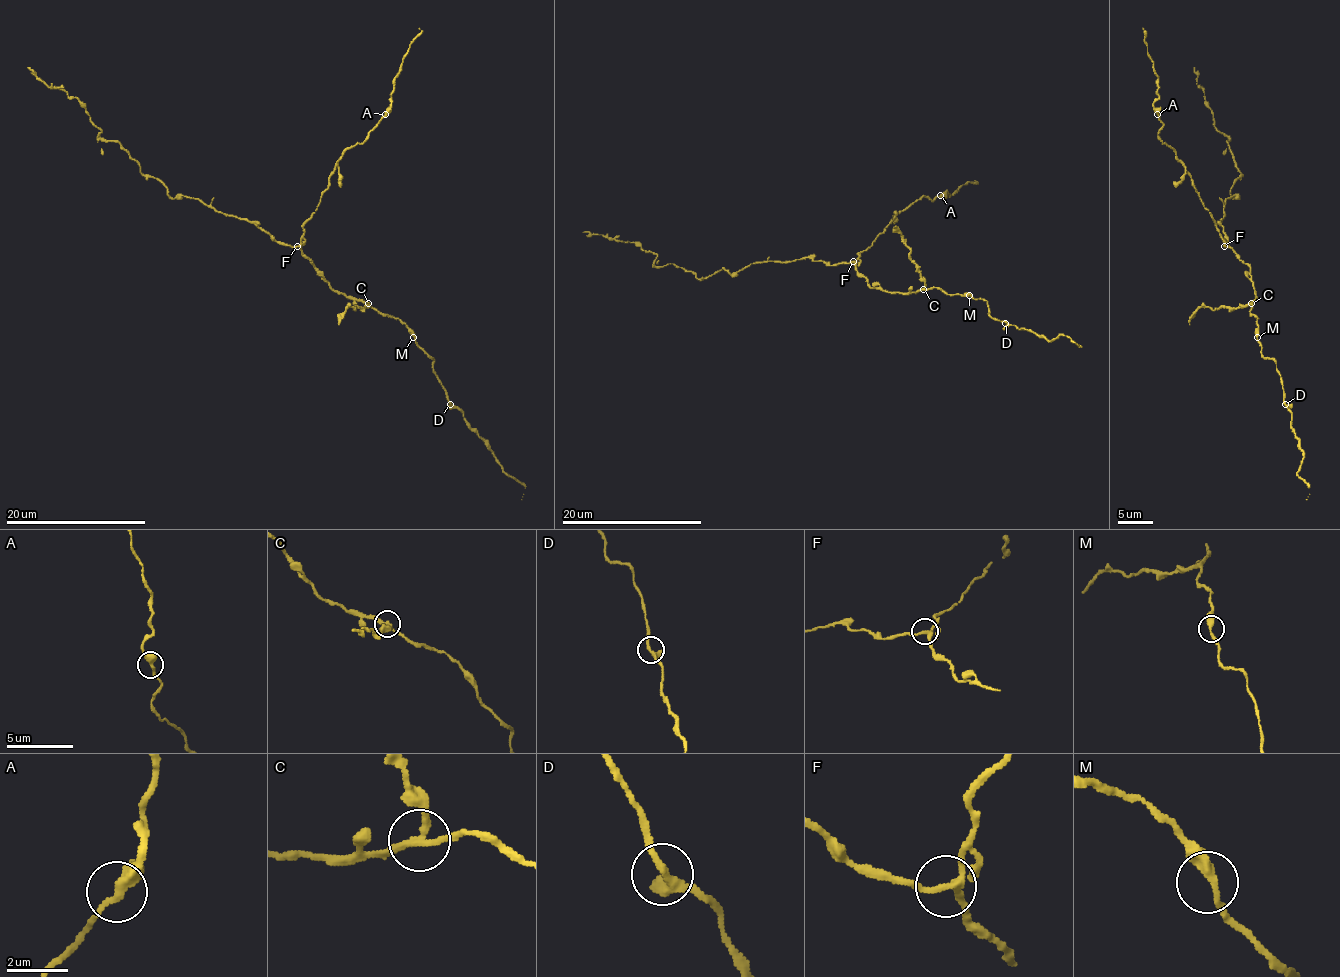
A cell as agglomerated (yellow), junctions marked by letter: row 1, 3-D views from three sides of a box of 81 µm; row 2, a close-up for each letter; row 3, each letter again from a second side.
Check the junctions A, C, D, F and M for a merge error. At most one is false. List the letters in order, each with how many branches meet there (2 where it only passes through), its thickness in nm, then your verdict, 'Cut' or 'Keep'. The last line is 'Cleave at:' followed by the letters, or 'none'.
A: Branches: 3. Thickness 320 nm. Keep
C: Branches: 3. Thickness 240 nm. Cut
D: Branches: 3. Thickness 240 nm. Keep
F: Branches: 3. Thickness 200 nm. Keep
M: Branches: 2. Thickness 320 nm. Keep
Cleave at: C

